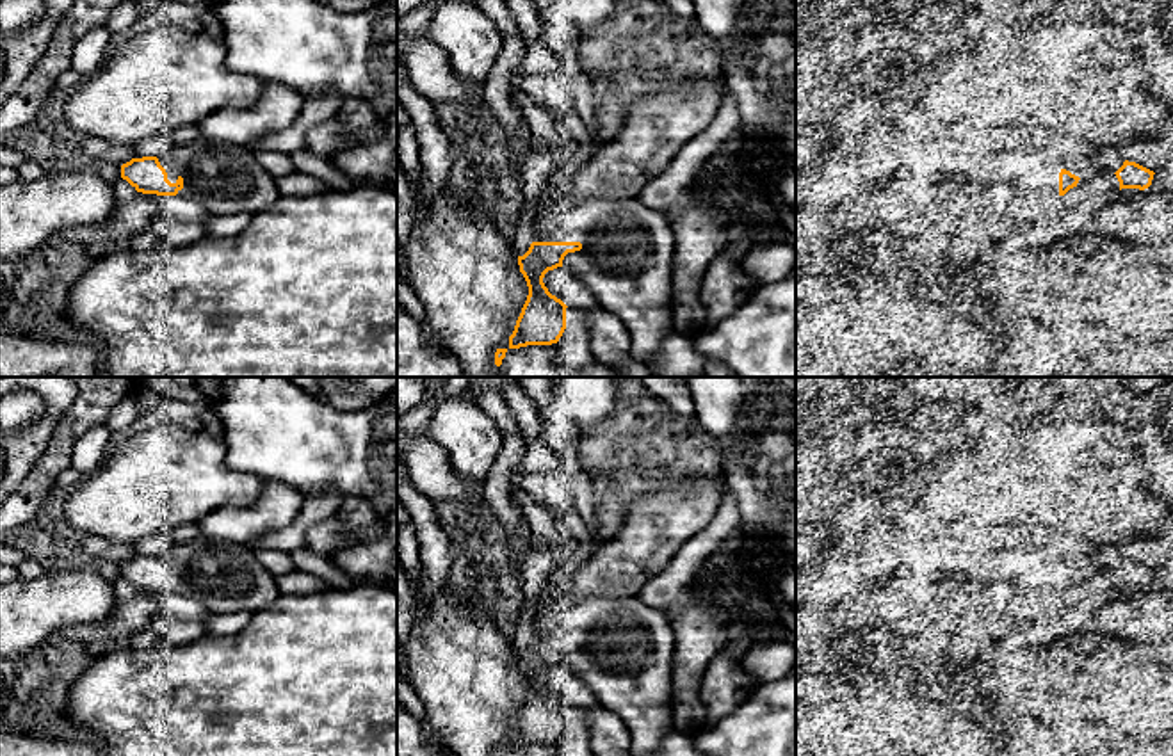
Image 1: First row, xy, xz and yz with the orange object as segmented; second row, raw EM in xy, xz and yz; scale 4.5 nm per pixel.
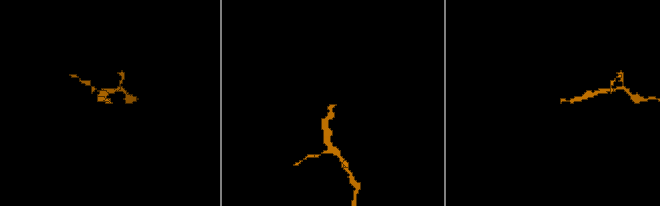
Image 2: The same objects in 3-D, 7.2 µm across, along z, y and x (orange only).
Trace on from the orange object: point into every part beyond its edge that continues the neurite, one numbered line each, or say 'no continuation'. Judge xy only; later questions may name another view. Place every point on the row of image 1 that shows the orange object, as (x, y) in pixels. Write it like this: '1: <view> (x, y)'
1: xy (226, 178)

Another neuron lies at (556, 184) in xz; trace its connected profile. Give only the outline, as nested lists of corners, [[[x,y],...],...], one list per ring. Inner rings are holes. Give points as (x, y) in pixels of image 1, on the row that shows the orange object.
[[[554,171],[545,183],[539,187],[539,197],[532,210],[532,226],[546,212],[548,205],[554,203],[559,196],[566,194],[566,187],[571,181],[571,173]]]

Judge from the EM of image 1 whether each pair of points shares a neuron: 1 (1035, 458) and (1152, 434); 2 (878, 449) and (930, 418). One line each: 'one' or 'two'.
1: two
2: one

